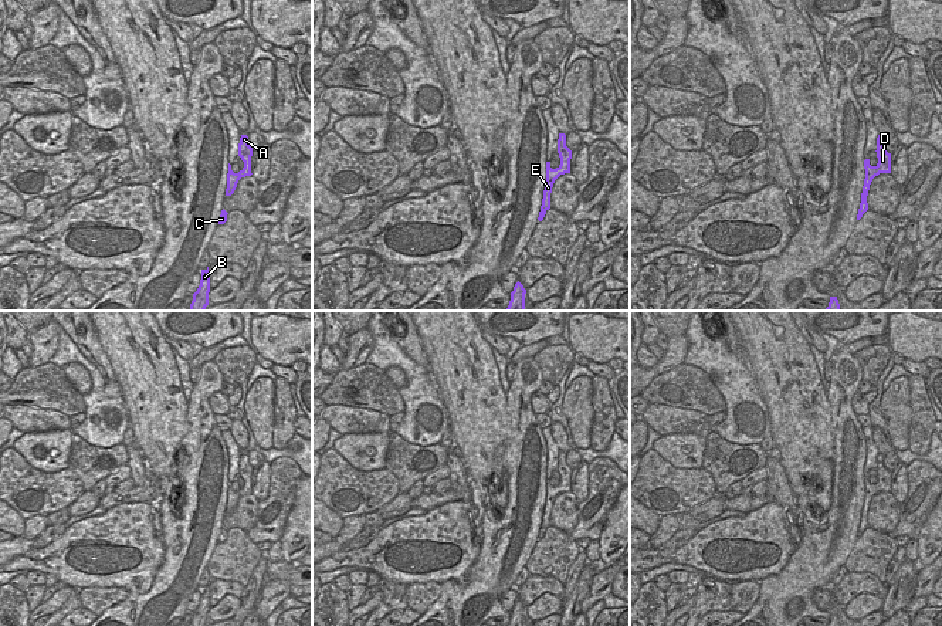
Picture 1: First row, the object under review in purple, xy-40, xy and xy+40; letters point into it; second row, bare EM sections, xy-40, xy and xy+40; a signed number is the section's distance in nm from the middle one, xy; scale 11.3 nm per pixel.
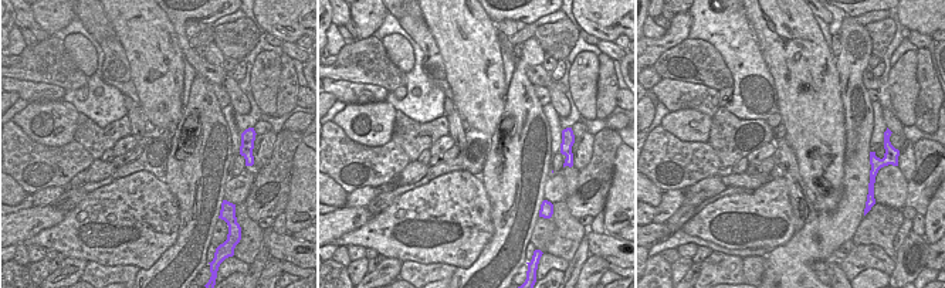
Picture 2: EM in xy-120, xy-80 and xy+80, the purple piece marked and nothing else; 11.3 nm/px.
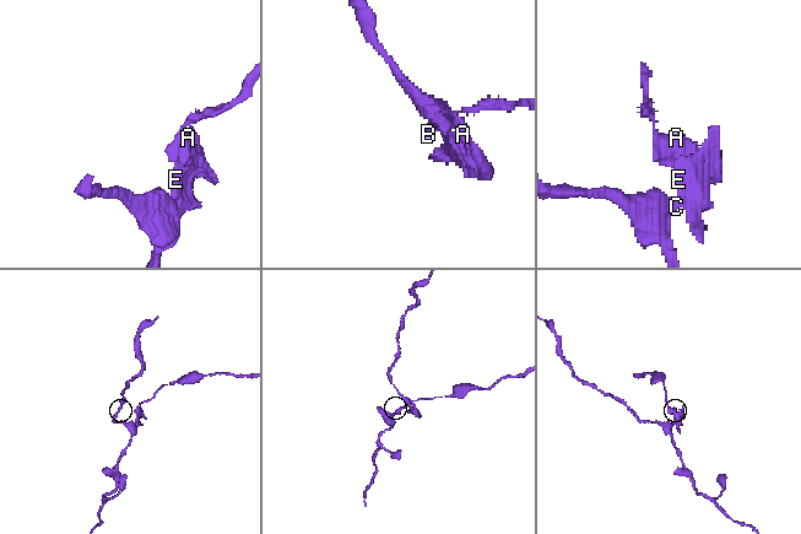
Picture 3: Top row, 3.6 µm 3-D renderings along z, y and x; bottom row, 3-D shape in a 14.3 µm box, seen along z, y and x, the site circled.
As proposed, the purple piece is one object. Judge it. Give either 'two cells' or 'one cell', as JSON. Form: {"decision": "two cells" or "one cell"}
{"decision": "two cells"}

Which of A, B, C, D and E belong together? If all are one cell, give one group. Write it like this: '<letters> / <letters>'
A D E / B C

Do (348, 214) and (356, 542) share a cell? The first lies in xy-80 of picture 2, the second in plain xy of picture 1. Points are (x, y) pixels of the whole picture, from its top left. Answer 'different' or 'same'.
different

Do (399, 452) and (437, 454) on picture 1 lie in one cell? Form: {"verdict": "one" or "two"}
{"verdict": "one"}

